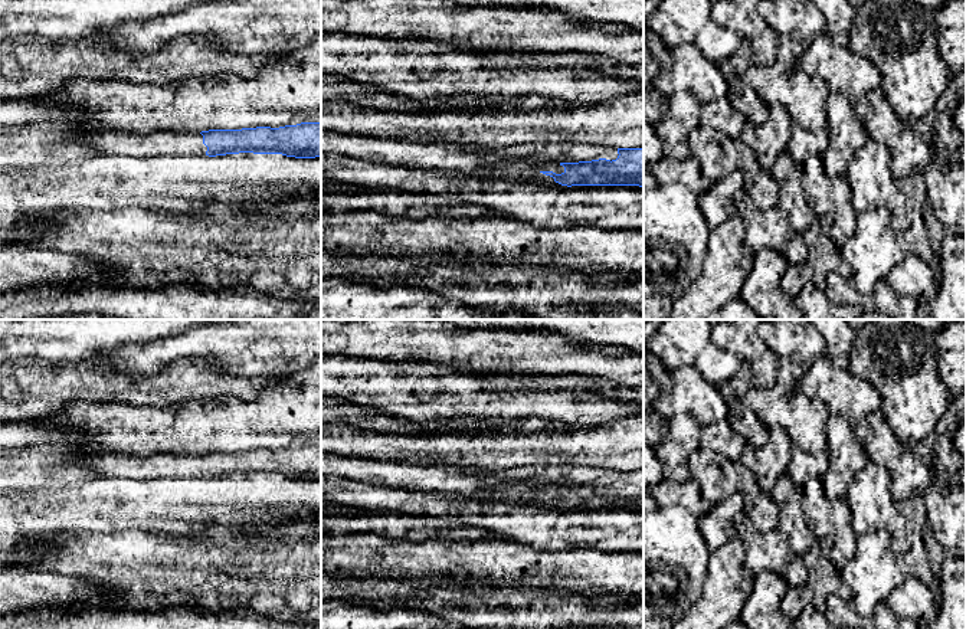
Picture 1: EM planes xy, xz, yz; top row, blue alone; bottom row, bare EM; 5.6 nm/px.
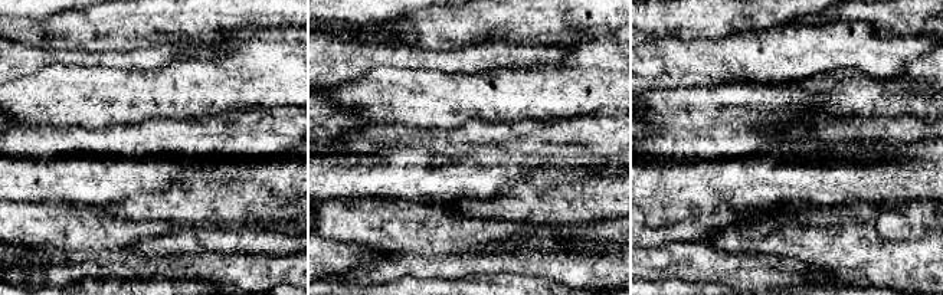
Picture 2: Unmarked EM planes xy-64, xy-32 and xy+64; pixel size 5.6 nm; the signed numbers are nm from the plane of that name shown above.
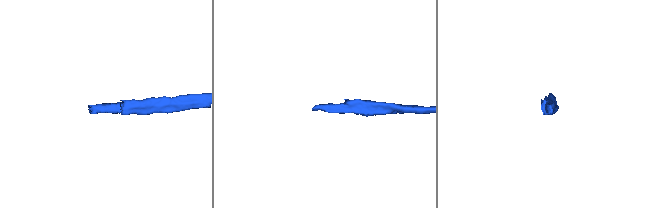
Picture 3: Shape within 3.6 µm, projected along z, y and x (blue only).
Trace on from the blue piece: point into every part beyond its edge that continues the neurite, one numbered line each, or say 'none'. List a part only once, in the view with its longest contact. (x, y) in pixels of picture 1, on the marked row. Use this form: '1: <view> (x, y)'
1: xz (540, 153)

